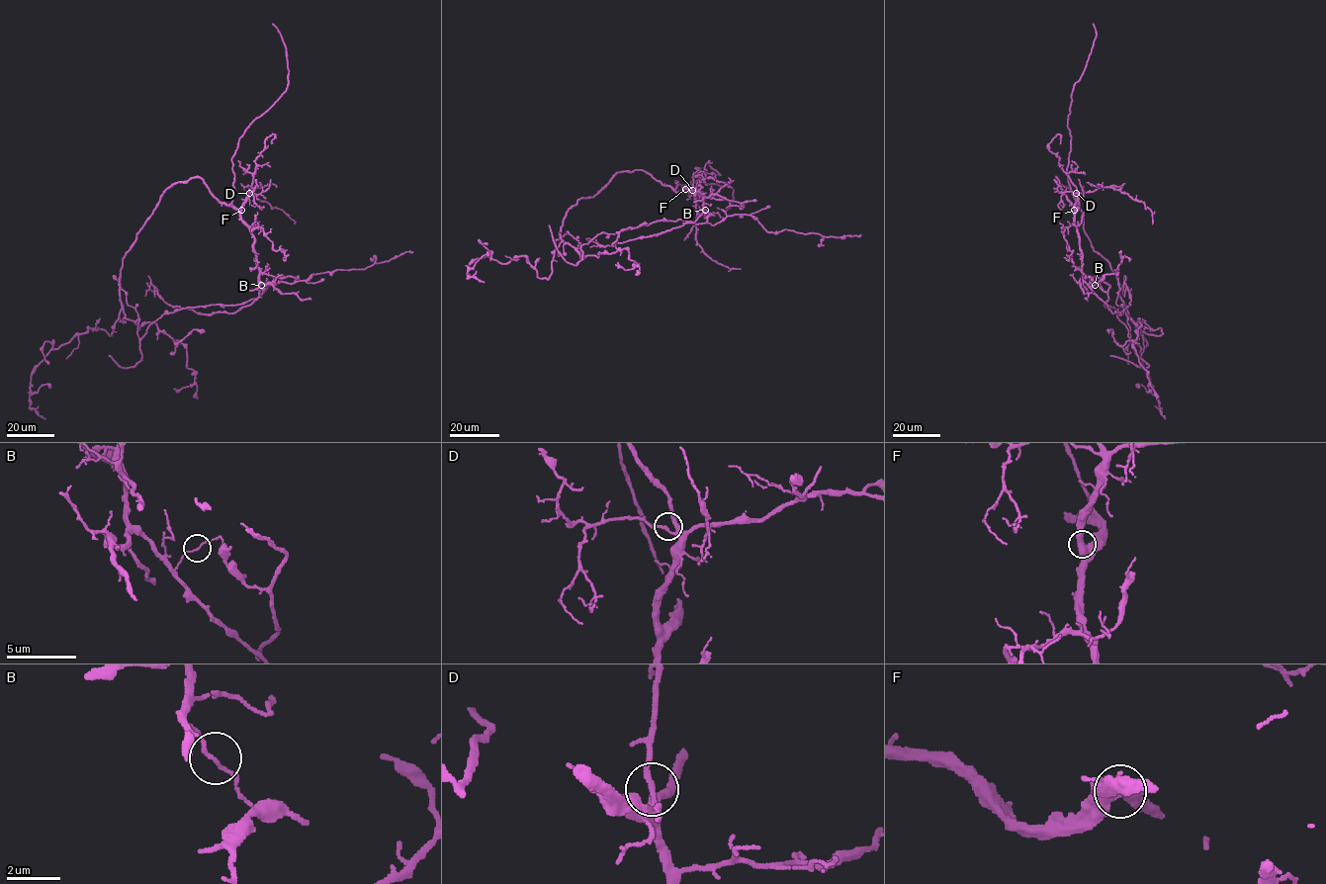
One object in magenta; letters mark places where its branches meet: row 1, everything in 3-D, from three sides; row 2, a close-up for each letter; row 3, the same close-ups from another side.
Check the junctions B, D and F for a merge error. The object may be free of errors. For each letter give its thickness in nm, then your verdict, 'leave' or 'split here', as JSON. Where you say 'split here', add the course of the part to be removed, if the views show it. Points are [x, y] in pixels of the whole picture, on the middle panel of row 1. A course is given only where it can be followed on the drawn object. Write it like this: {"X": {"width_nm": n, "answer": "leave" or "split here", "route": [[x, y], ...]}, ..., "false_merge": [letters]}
{"B": {"width_nm": 100, "answer": "split here", "route": [[706, 210], [707, 221], [700, 223], [657, 220], [601, 232], [580, 246], [574, 265], [555, 245], [549, 224]]}, "D": {"width_nm": 190, "answer": "leave"}, "F": {"width_nm": 500, "answer": "leave"}, "false_merge": ["B"]}

